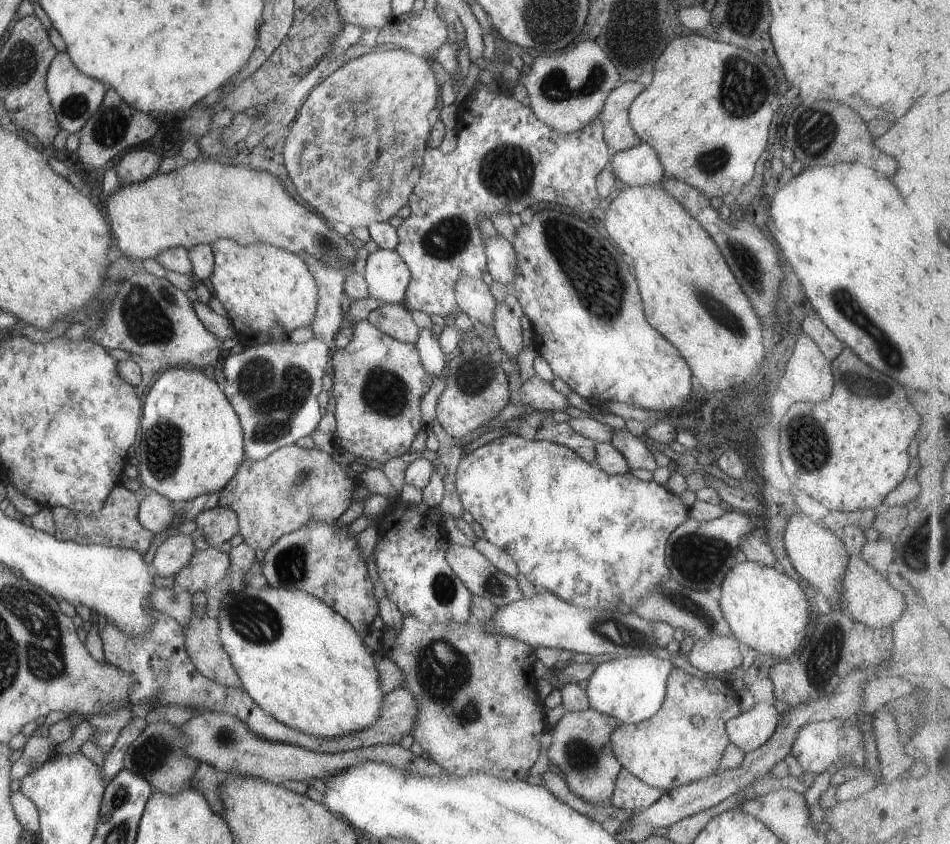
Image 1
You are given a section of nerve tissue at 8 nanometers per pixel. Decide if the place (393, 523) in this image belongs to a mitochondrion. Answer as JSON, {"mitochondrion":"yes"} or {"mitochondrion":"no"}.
{"mitochondrion":"no"}

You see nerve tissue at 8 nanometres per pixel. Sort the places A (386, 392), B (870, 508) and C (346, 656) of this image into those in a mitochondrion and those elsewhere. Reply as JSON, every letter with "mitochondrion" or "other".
{"A":"mitochondrion","B":"other","C":"other"}

